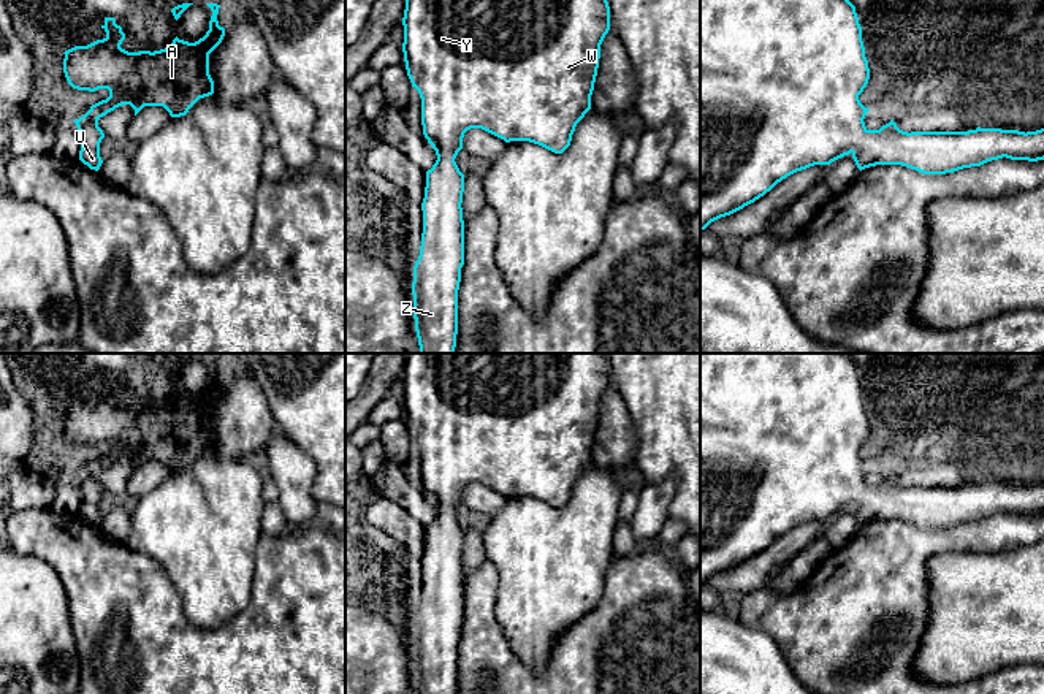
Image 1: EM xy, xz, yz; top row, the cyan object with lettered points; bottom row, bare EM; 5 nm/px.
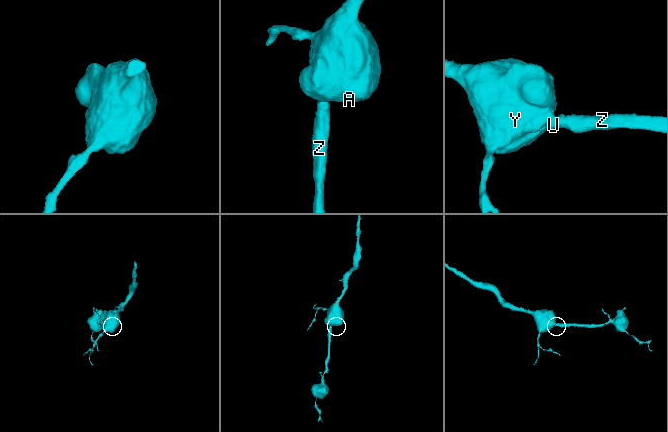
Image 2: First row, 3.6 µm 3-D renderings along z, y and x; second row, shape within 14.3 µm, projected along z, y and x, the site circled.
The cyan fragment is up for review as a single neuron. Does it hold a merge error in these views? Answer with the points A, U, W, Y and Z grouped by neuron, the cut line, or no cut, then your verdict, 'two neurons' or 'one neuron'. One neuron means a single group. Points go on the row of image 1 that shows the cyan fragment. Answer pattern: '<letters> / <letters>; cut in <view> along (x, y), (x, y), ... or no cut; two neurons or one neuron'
A U W Y Z; no cut; one neuron

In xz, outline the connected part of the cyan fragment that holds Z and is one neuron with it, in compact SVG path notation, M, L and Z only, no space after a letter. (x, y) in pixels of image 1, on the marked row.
M406 0L402 25L407 76L421 98L423 135L437 155L426 171L421 203L423 233L412 282L415 331L420 353L455 353L464 265L464 174L455 158L463 149L464 133L482 128L505 143L529 141L562 154L577 124L591 109L600 44L610 30L610 6L607 0Z

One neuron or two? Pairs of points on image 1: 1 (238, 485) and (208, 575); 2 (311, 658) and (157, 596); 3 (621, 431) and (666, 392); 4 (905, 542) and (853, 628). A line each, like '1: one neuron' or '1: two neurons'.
1: one neuron
2: one neuron
3: two neurons
4: one neuron

